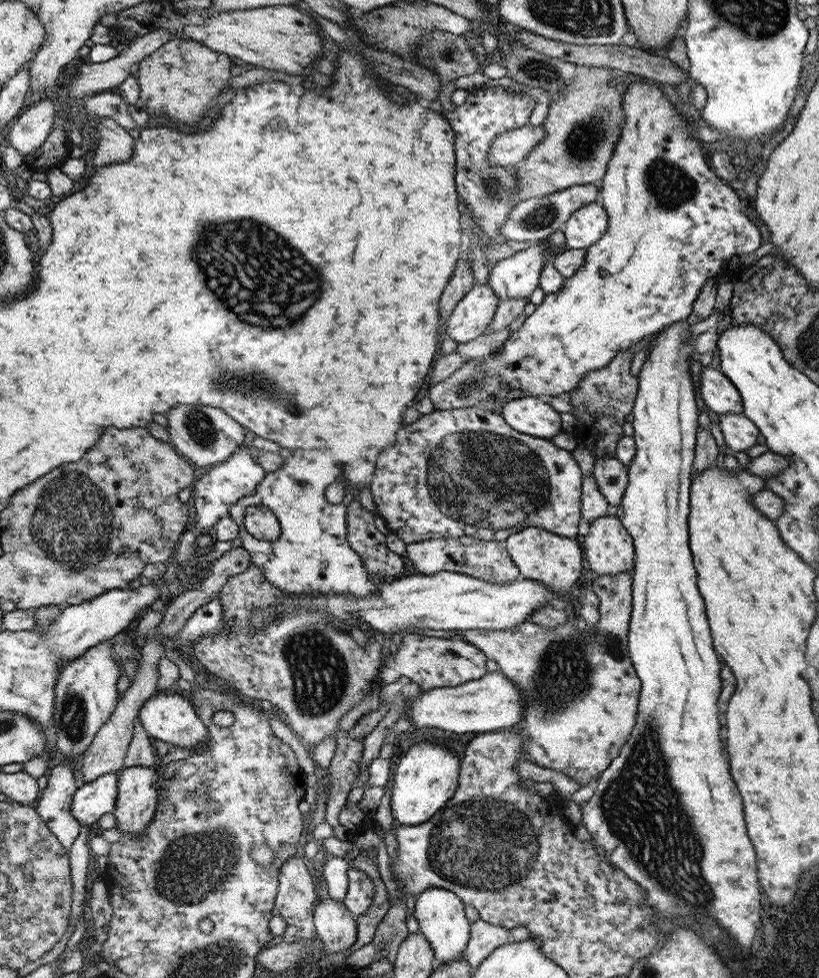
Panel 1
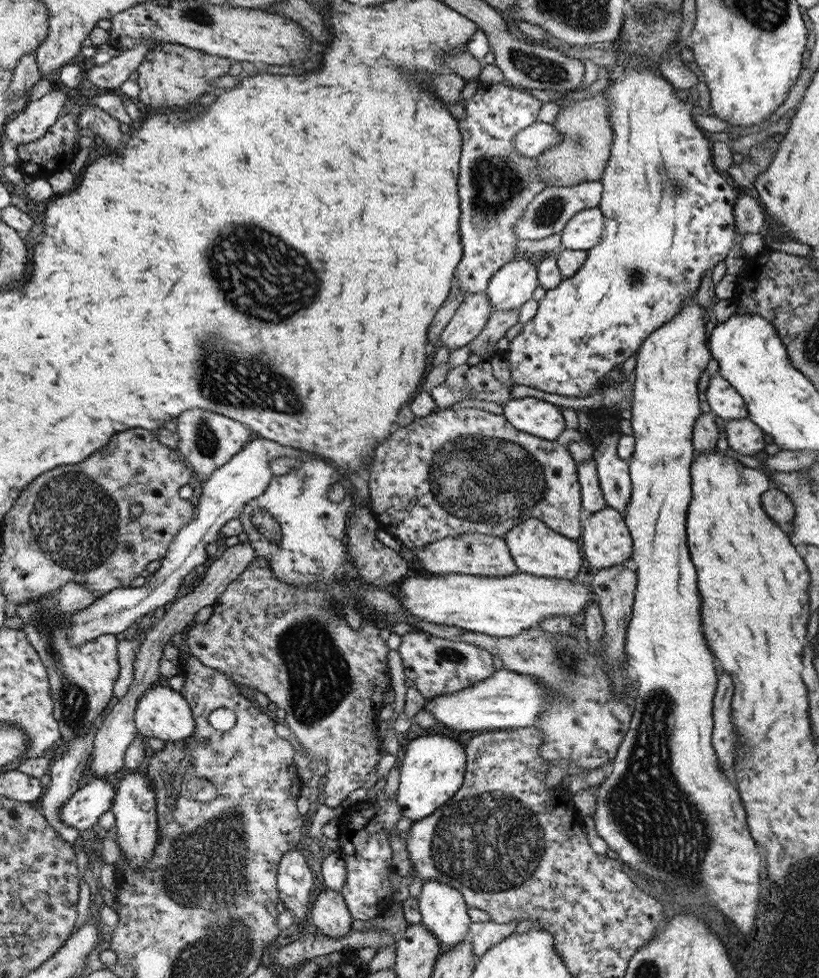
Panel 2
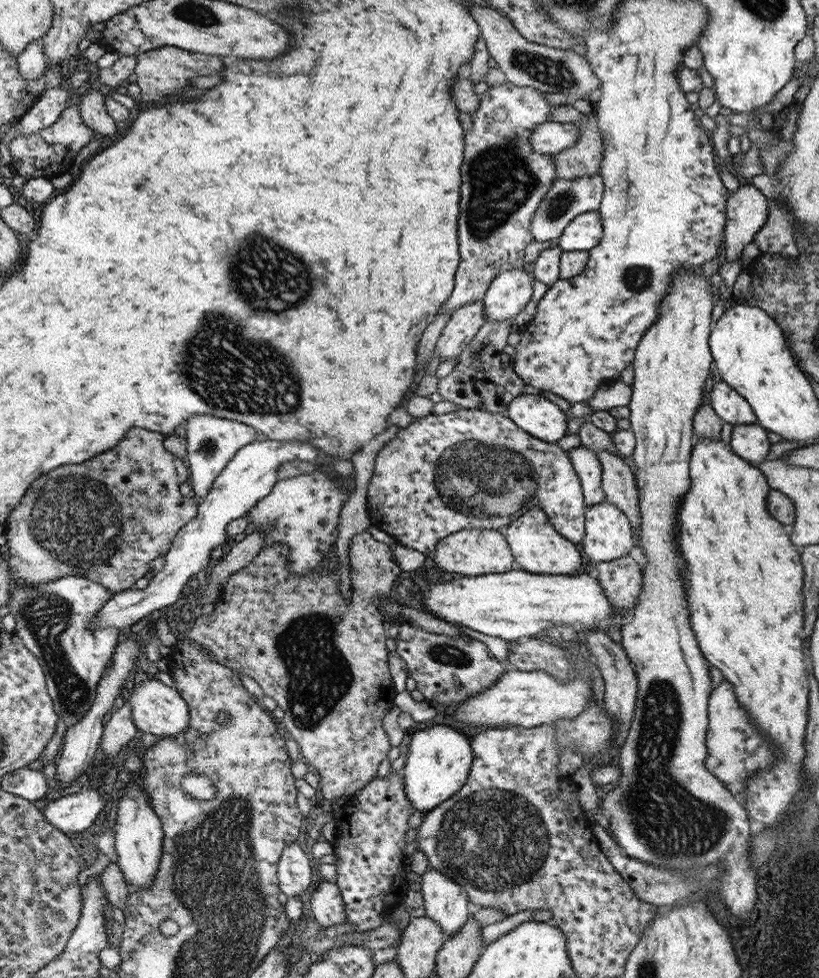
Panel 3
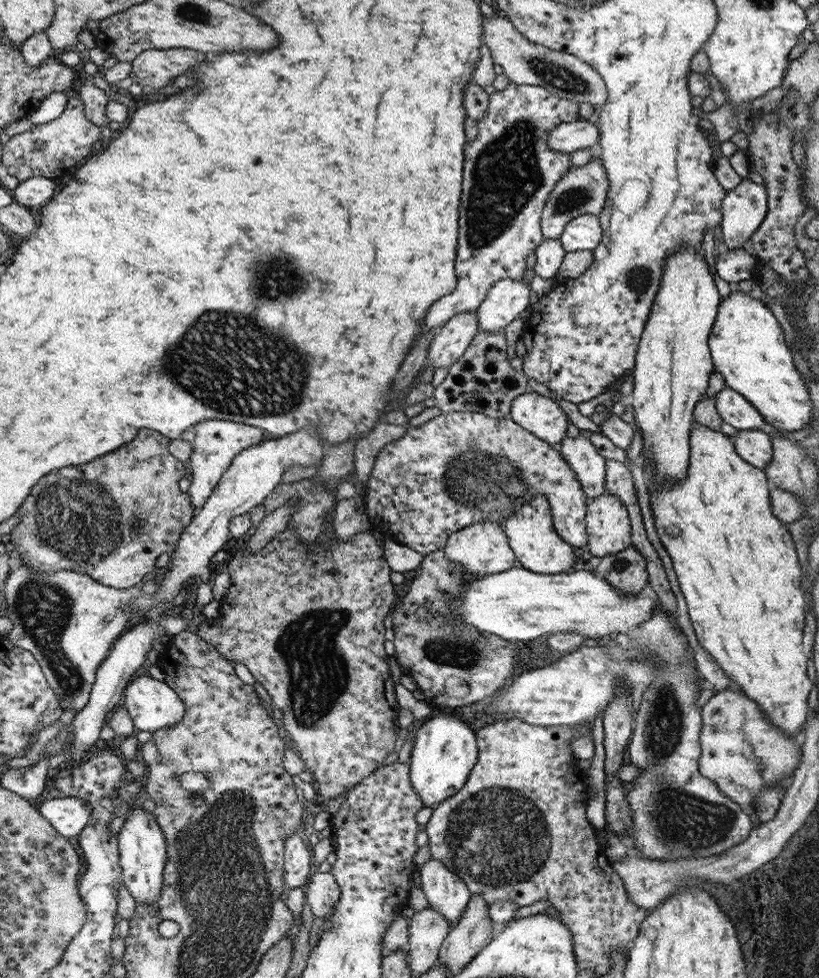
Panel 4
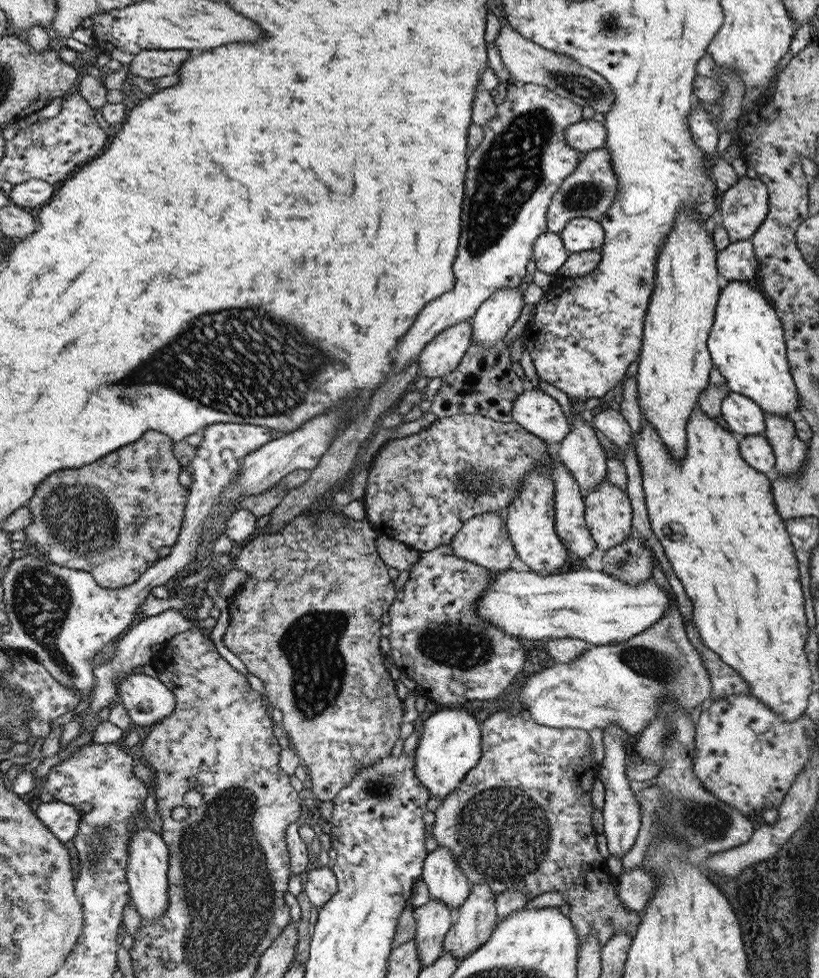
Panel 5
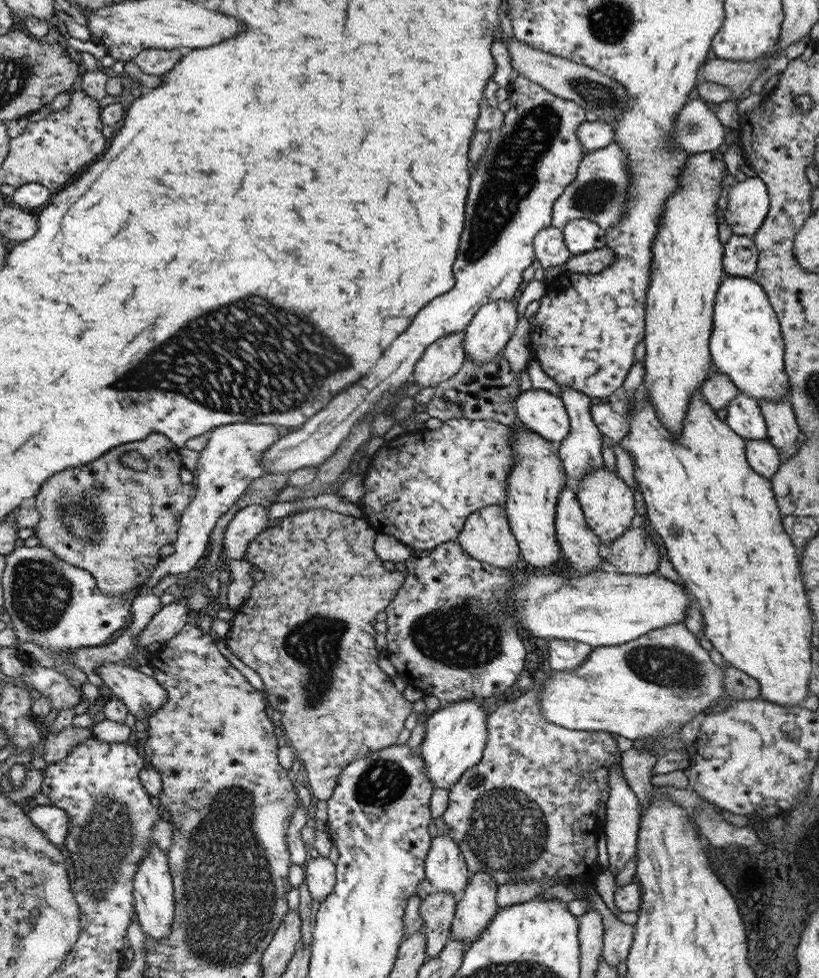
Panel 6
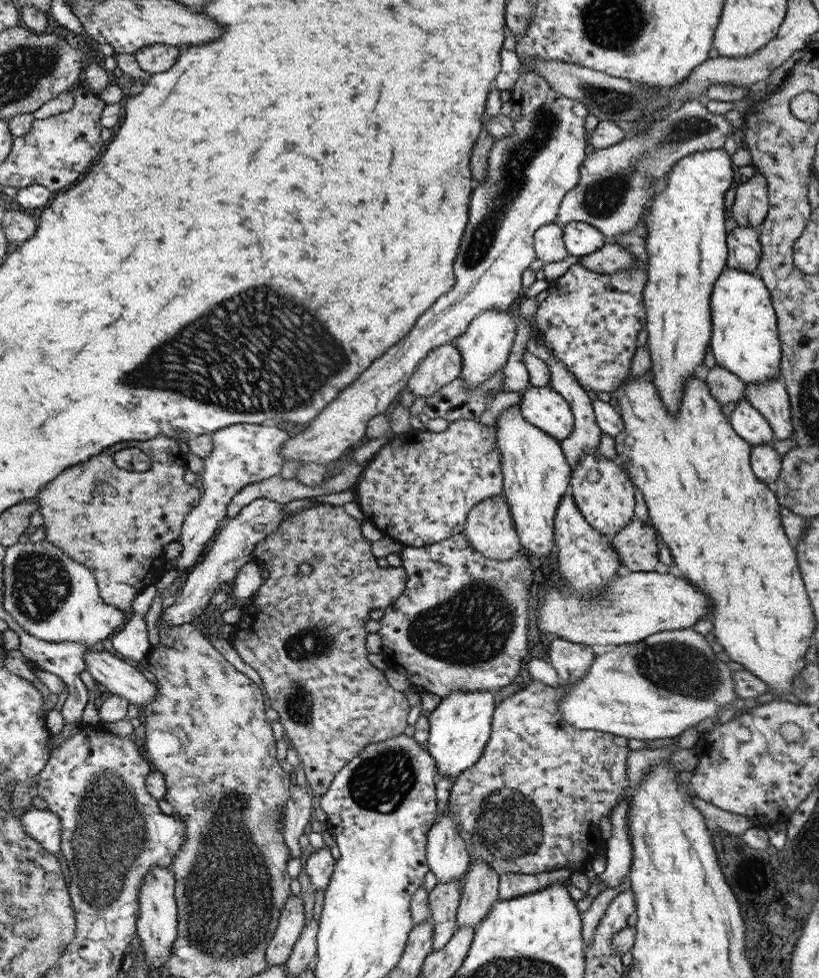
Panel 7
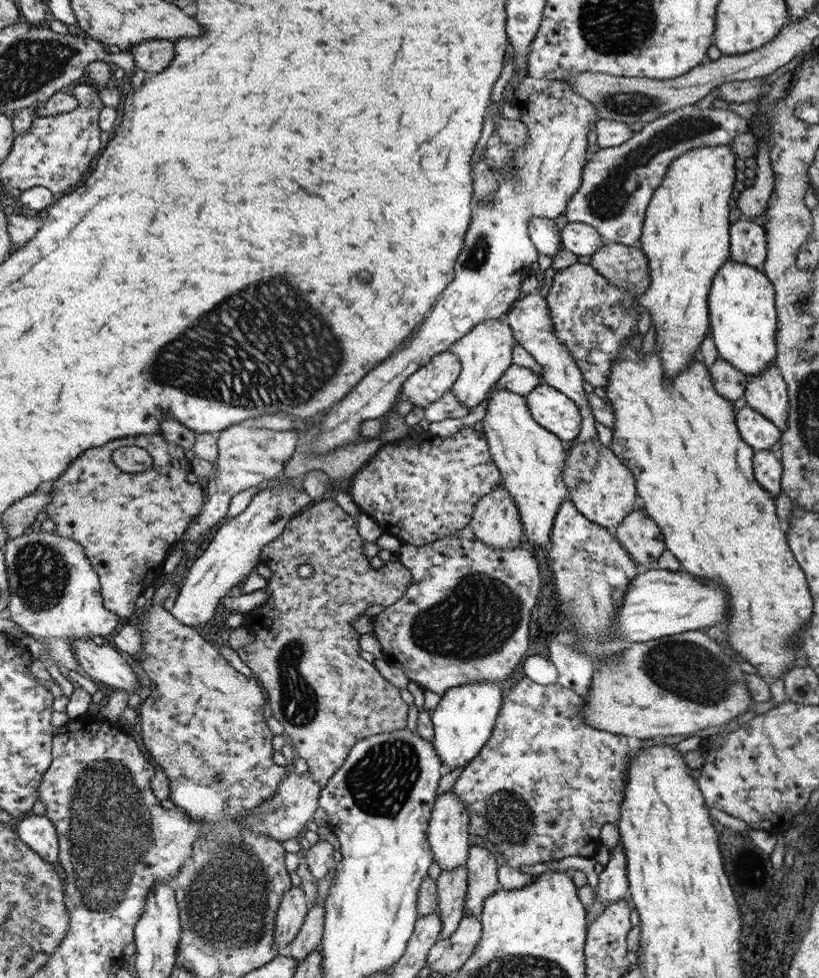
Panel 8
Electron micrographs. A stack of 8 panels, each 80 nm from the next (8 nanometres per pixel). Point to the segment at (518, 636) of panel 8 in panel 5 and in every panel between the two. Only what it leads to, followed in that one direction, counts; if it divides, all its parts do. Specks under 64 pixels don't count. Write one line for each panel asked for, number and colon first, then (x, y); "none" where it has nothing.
5: (437, 638)
6: (449, 633)
7: (460, 625)

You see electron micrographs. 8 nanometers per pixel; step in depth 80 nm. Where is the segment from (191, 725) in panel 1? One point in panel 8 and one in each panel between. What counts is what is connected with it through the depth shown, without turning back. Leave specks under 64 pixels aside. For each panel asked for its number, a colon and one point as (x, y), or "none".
2: (161, 712)
3: (157, 709)
4: (153, 705)
5: (148, 700)
6: (144, 696)
7: (109, 672)
8: (102, 663)

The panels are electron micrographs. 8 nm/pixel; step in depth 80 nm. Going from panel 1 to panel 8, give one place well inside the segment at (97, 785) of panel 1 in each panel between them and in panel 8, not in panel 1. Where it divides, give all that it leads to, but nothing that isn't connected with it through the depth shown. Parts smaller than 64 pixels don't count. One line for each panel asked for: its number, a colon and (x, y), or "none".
2: (83, 809)
3: (75, 813)
4: (69, 816)
5: (61, 818)
6: (55, 823)
7: (43, 826)
8: (40, 833)

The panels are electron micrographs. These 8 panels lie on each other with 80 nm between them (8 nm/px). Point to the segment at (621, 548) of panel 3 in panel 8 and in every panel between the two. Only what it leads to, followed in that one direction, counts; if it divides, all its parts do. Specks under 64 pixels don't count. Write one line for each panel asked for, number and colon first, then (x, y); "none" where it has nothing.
4: (608, 525)
5: (609, 515)
6: (605, 499)
7: (604, 494)
8: (602, 486)

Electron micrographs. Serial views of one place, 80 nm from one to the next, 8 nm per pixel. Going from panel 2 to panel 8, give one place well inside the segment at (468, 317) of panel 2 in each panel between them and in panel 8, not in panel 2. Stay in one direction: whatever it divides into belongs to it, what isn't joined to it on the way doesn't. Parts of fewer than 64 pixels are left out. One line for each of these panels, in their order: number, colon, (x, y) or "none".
3: (462, 327)
4: (452, 340)
5: (445, 352)
6: (443, 359)
7: (443, 365)
8: (428, 384)

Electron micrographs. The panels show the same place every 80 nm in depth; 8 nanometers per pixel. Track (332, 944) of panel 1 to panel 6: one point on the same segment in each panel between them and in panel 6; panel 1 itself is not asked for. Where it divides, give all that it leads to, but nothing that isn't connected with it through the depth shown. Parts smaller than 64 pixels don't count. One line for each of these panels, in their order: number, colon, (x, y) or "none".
2: (330, 914)
3: (326, 903)
4: (323, 892)
5: (320, 884)
6: (320, 875)

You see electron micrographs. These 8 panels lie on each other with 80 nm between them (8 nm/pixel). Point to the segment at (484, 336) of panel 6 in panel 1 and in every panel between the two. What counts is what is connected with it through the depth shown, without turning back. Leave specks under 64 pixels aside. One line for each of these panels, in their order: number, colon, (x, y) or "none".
1: (516, 277)
2: (512, 286)
3: (504, 299)
4: (508, 298)
5: (495, 317)

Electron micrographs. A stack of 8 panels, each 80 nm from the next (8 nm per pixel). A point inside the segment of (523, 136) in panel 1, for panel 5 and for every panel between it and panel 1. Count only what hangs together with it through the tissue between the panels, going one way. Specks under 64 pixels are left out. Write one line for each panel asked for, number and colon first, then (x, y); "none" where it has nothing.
2: (537, 138)
3: (551, 137)
4: (570, 136)
5: (587, 135)

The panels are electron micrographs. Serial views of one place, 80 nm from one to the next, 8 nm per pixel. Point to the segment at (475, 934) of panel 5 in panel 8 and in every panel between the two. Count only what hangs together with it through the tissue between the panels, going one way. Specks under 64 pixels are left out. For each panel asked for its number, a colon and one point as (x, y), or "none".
6: (477, 907)
7: (480, 889)
8: (483, 869)

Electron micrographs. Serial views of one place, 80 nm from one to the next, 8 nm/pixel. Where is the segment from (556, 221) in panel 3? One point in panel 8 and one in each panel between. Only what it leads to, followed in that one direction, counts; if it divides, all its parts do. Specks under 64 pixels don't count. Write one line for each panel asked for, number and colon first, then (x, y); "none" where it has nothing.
4: (584, 190)
5: (590, 191)
6: (599, 192)
7: (616, 183)
8: (618, 182)

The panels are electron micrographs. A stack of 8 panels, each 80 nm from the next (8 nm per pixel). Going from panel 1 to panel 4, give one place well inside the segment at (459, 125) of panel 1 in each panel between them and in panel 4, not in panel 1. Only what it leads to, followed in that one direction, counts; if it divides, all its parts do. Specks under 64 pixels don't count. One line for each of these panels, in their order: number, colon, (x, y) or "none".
2: (496, 183)
3: (504, 180)
4: (510, 172)

